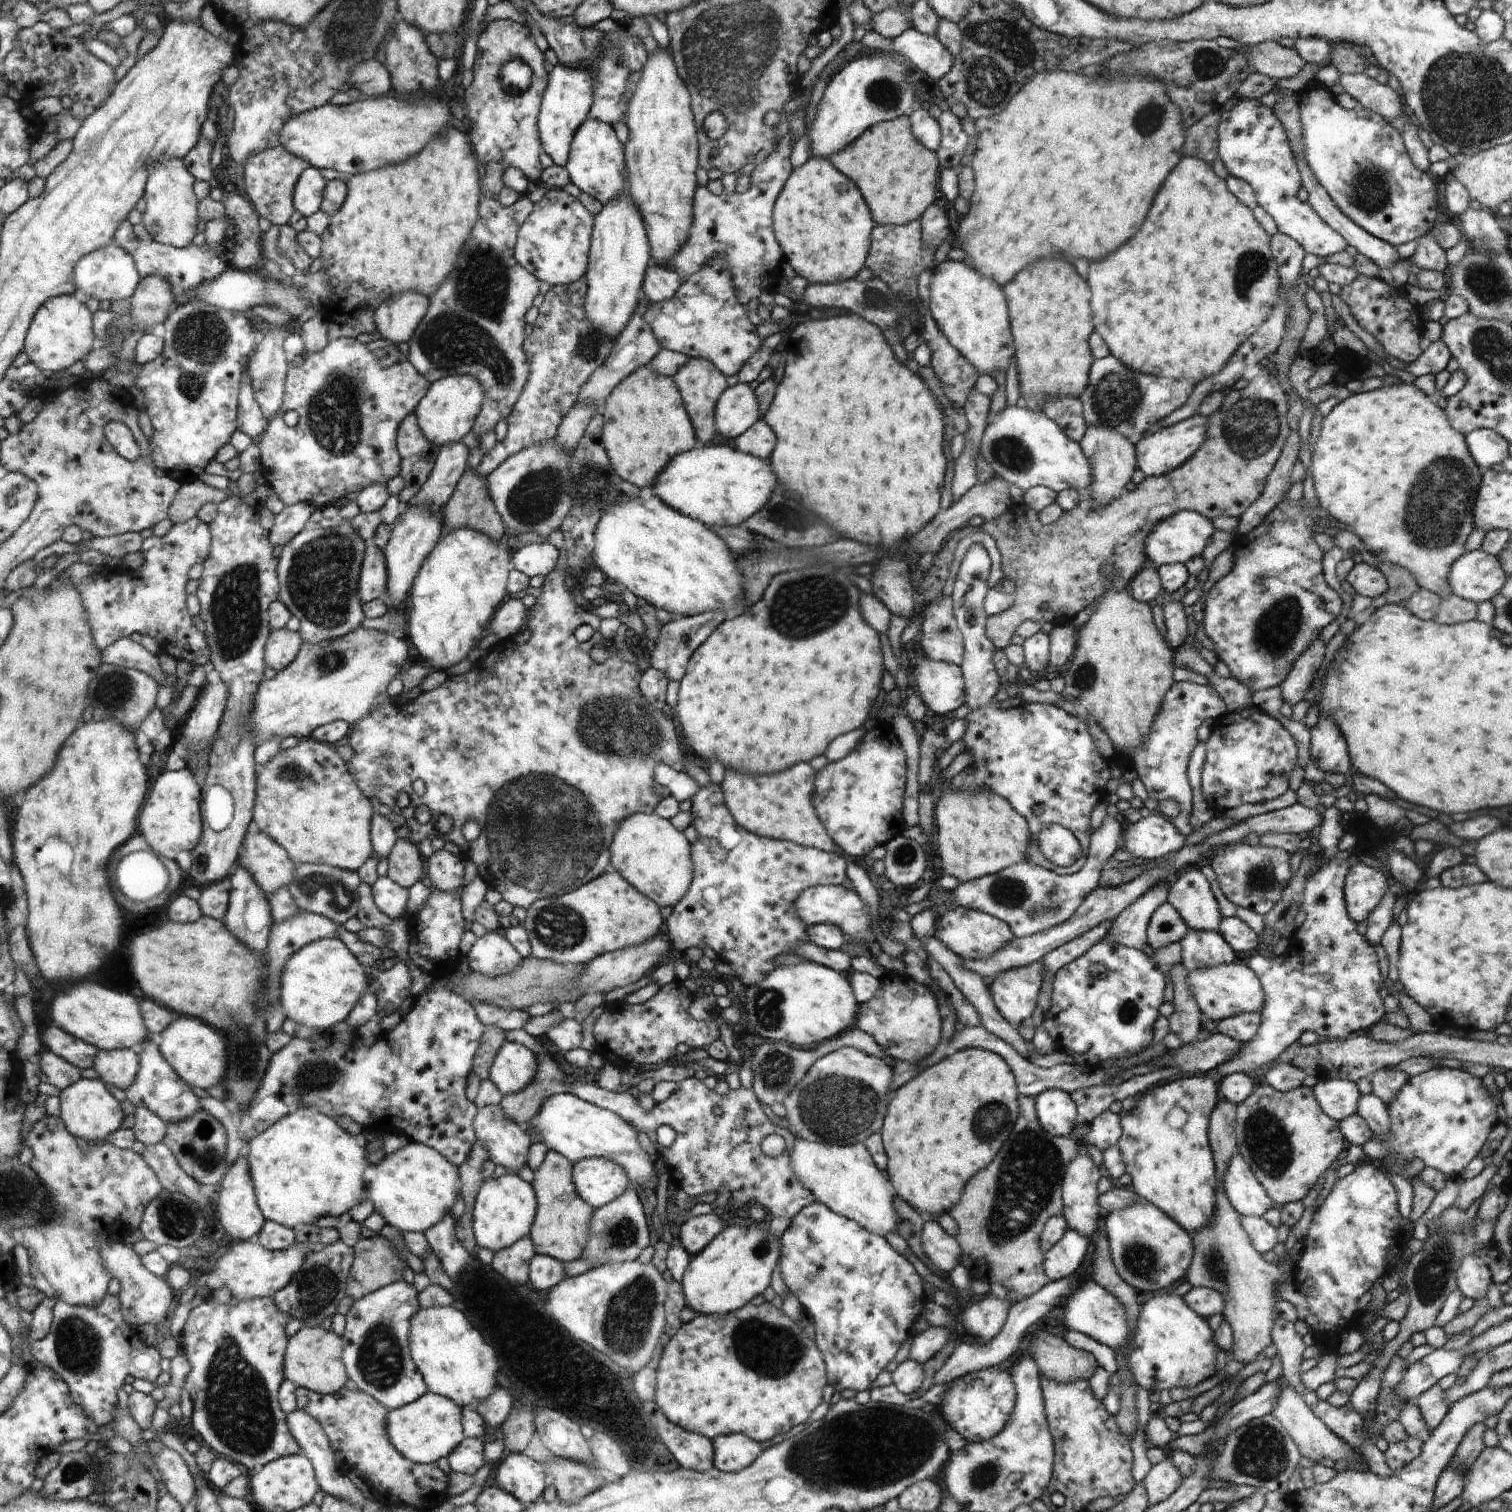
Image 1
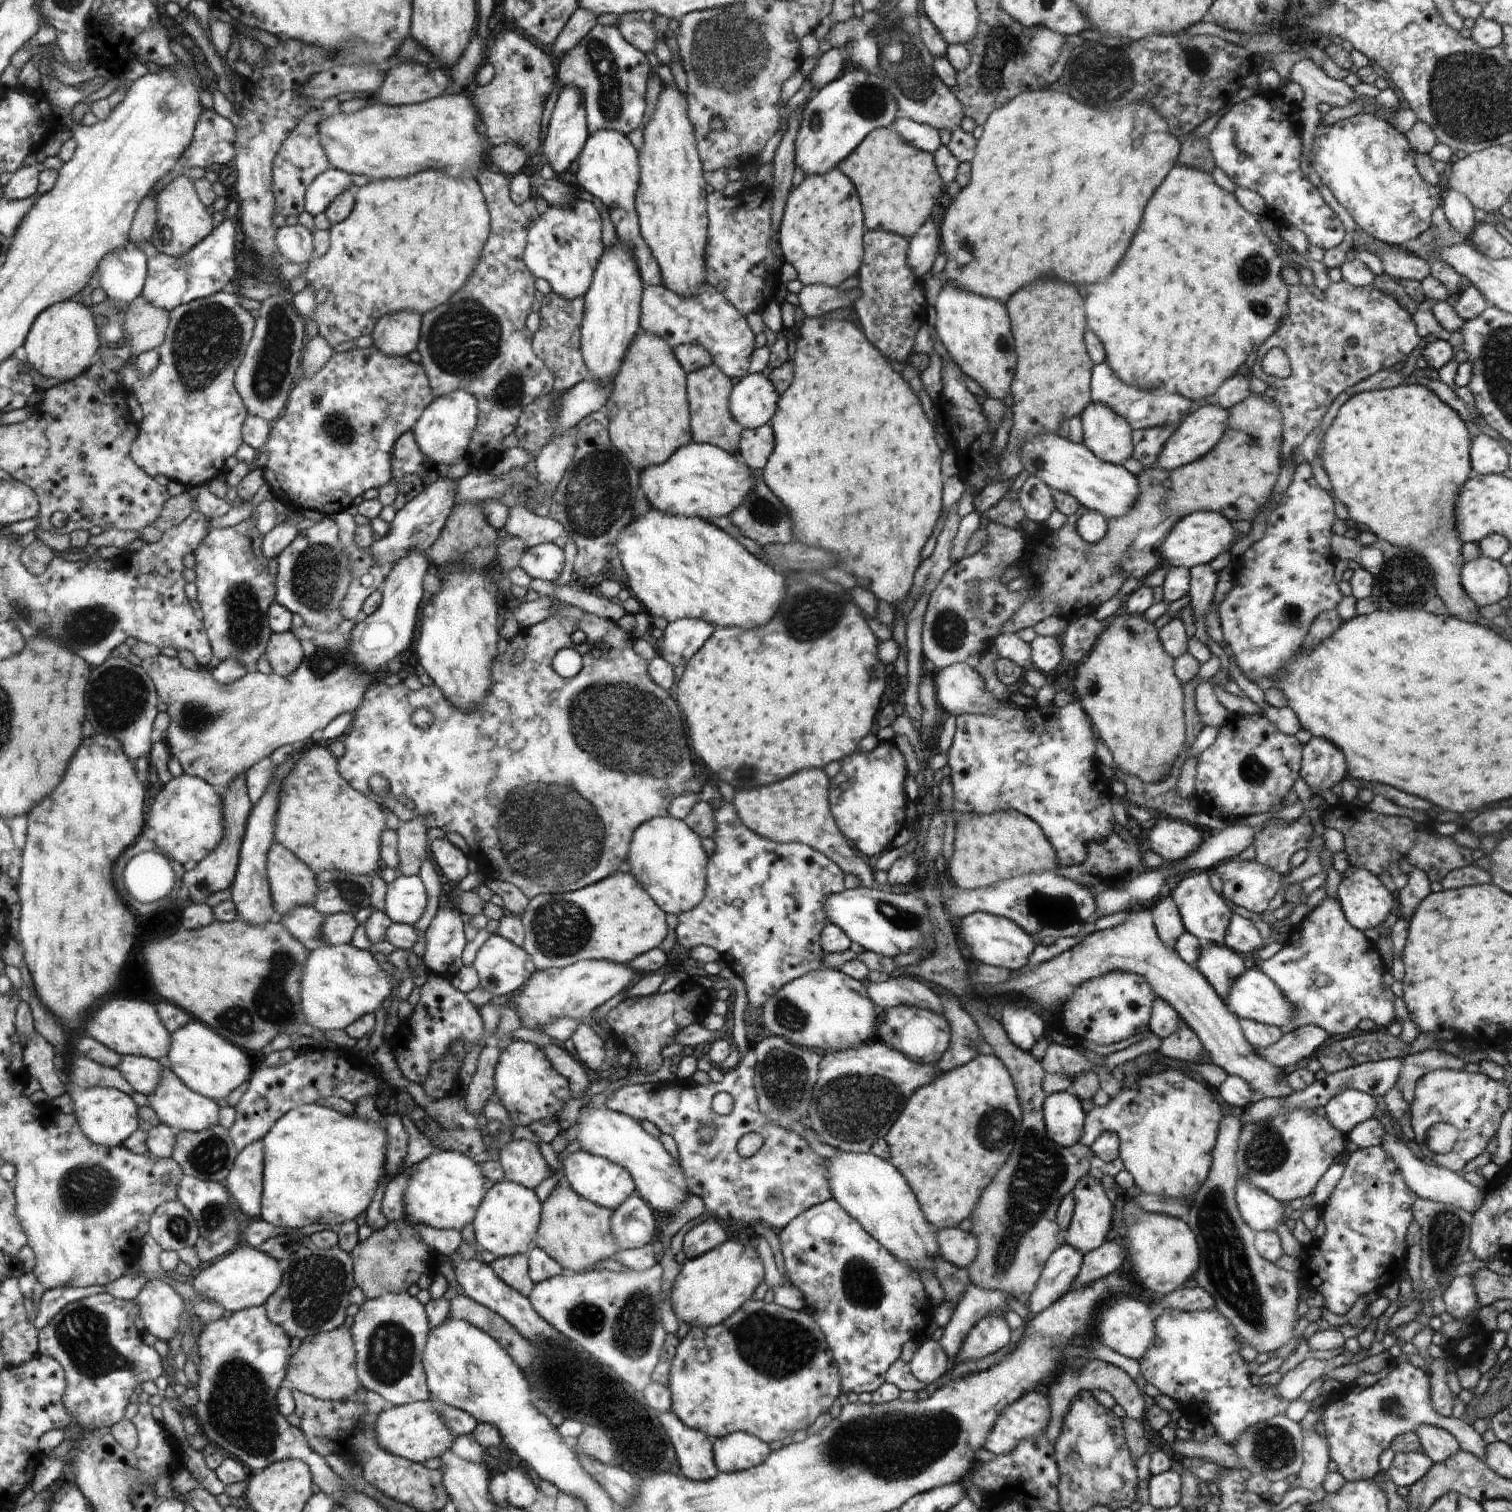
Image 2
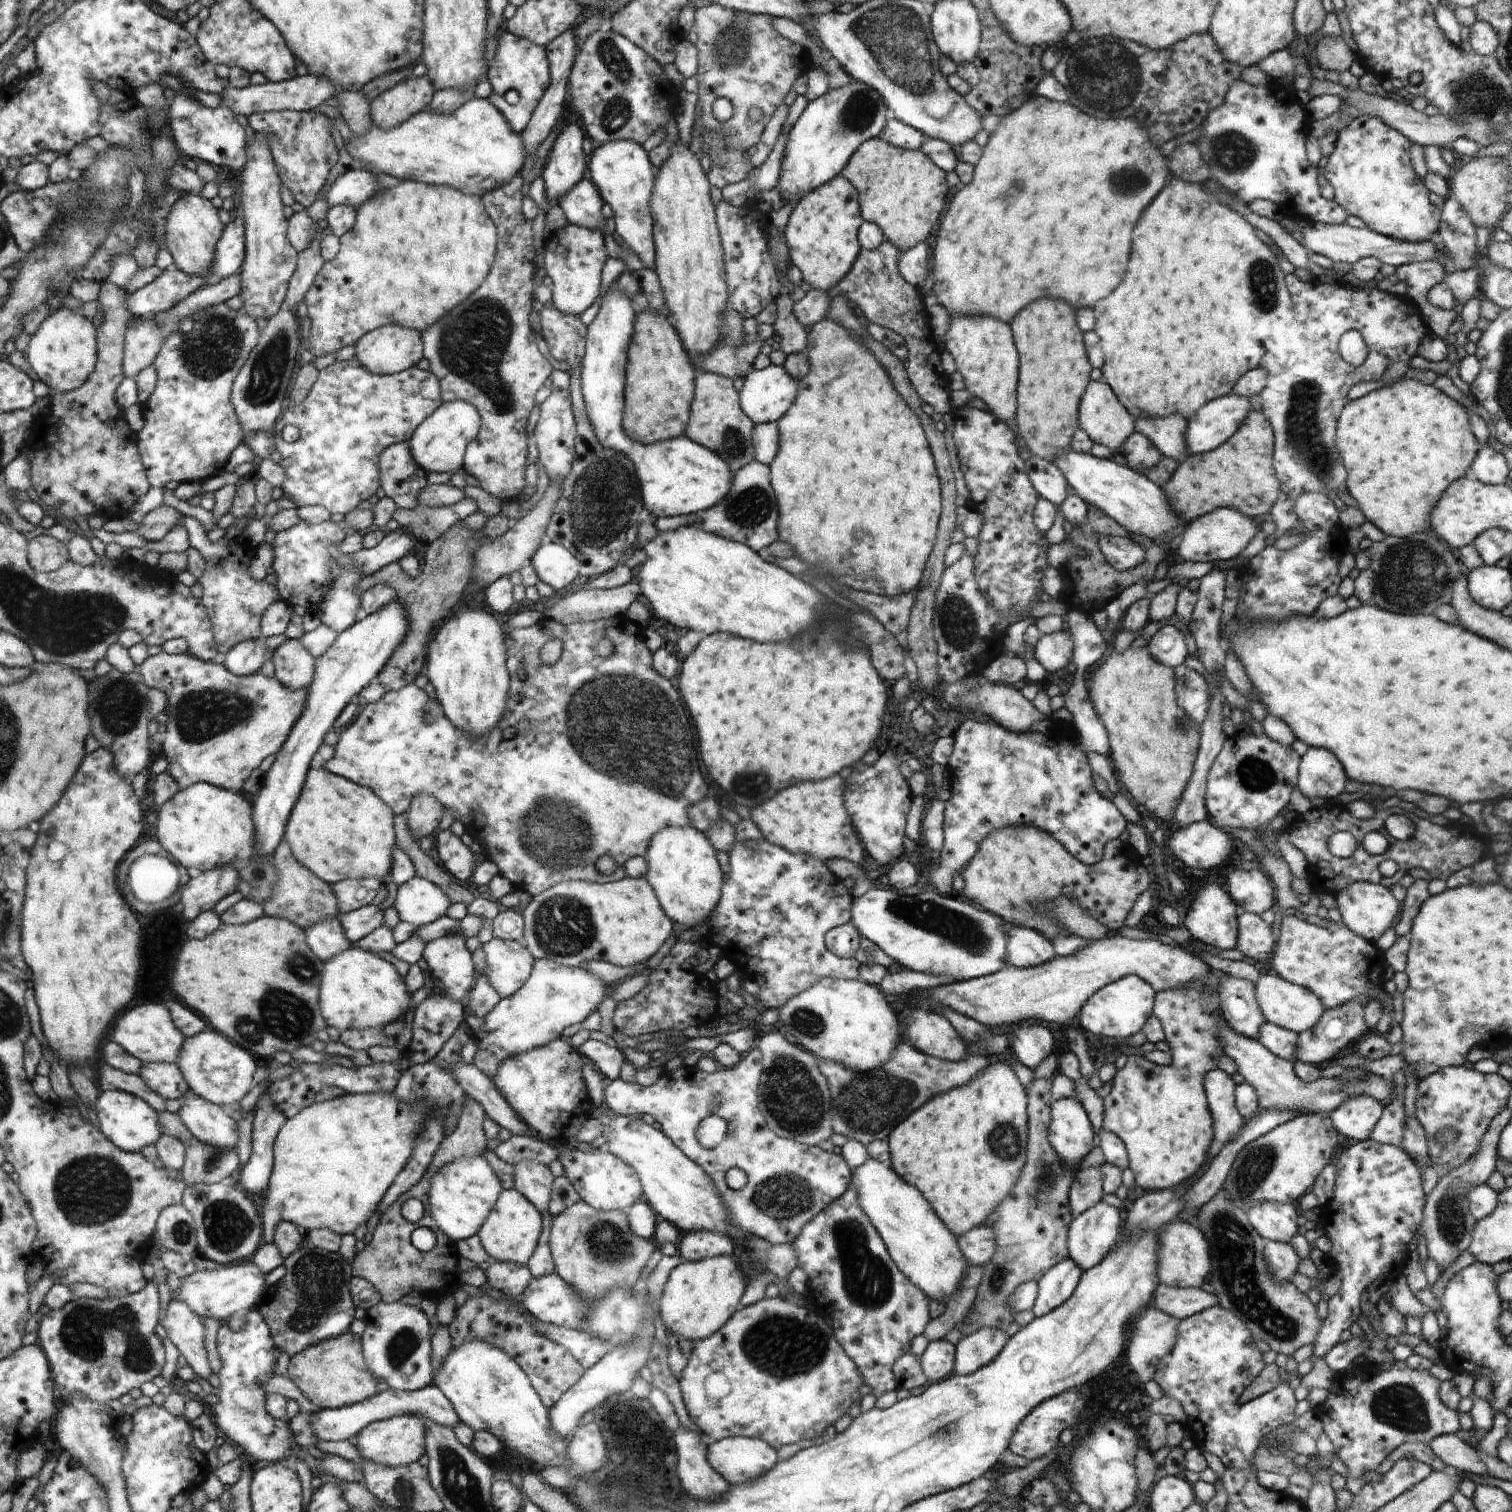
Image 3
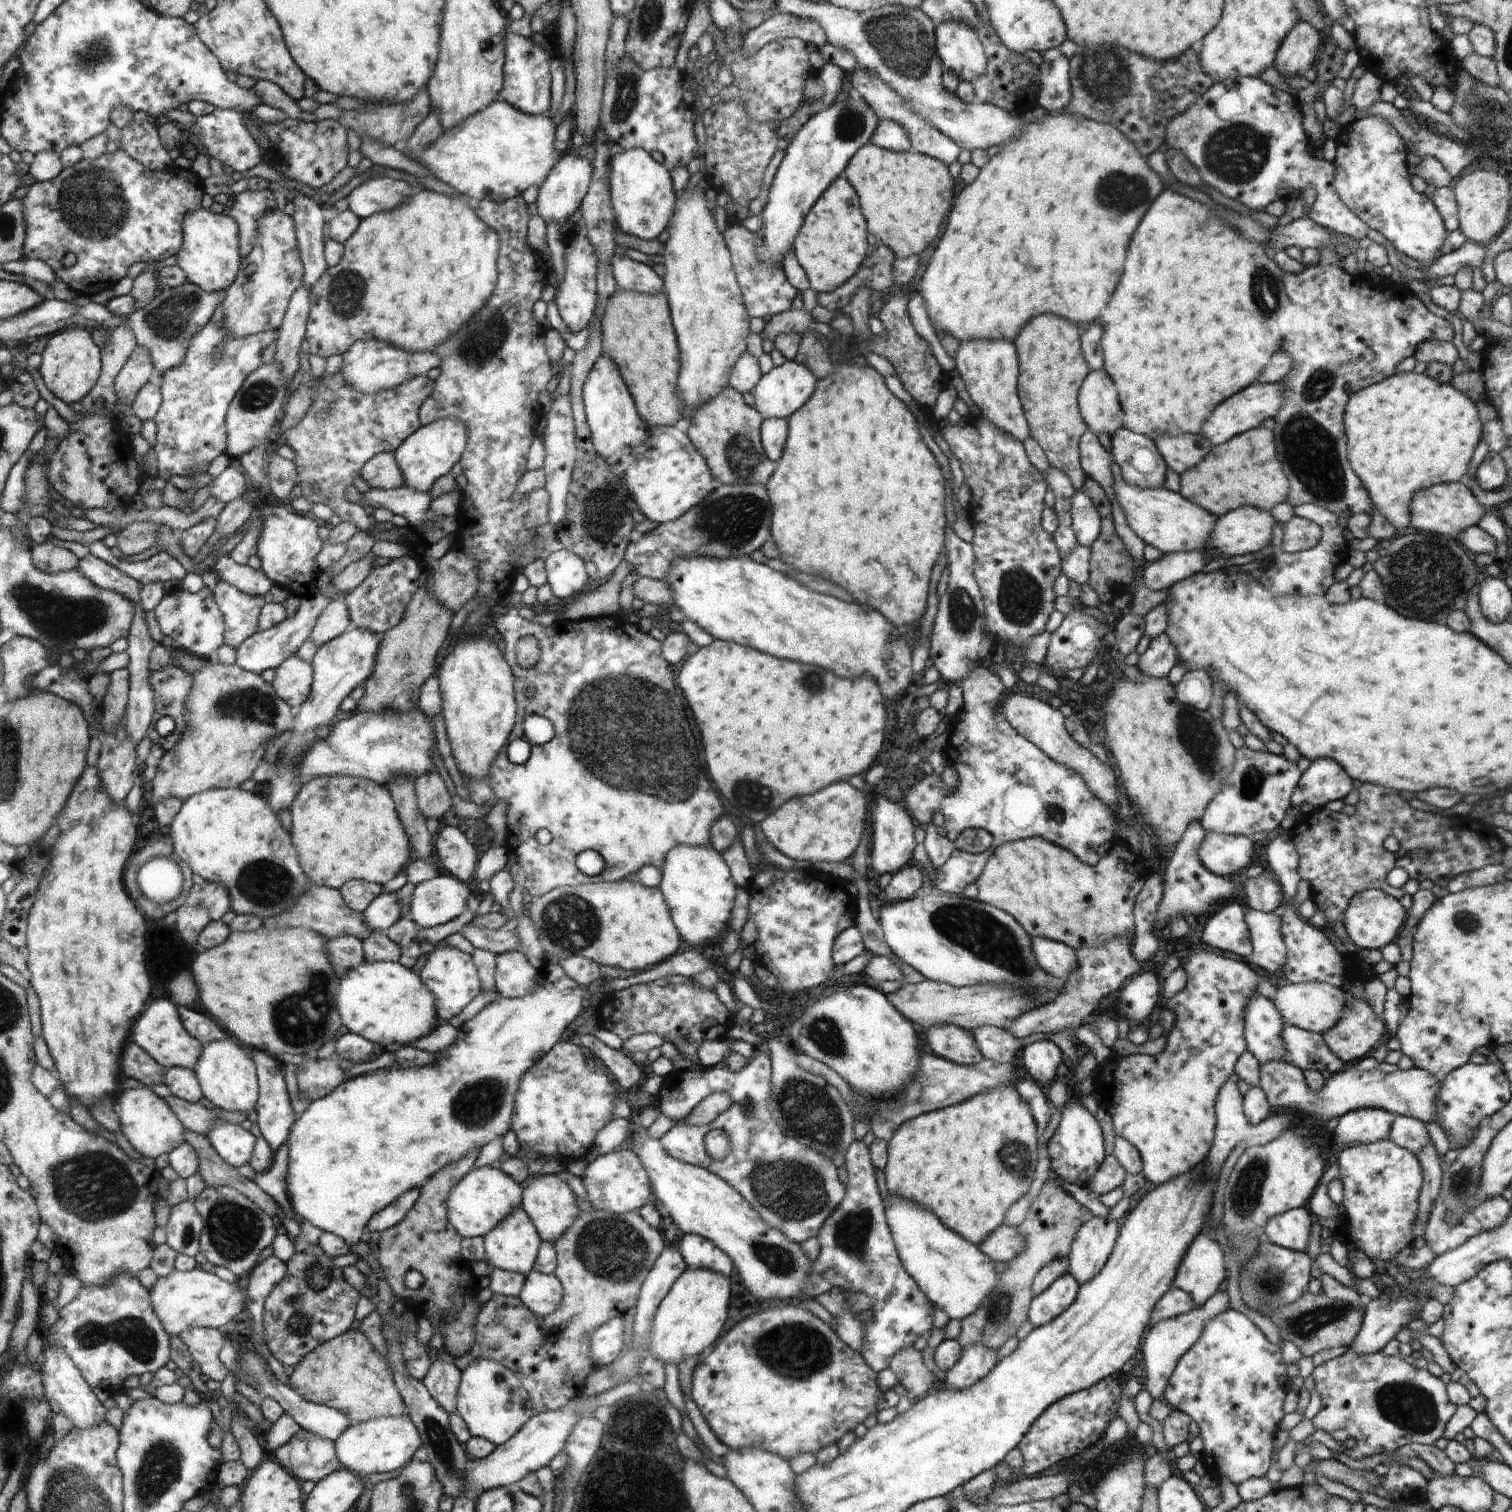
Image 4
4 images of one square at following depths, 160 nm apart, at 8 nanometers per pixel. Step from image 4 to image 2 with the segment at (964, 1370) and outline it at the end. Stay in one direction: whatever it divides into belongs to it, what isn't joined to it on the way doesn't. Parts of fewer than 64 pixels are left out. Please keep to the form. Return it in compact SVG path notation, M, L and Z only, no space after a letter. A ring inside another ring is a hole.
M988 1315L981 1318L968 1333L957 1352L958 1360L982 1360L1010 1342L1011 1329L1003 1315Z

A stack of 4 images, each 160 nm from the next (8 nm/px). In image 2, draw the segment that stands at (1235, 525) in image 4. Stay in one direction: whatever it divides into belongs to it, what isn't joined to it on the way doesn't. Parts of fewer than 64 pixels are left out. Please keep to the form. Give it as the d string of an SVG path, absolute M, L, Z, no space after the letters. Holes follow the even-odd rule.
M1198 511L1179 520L1165 538L1161 548L1164 565L1191 569L1198 565L1209 564L1216 556L1231 550L1236 543L1237 531L1231 520L1216 511Z

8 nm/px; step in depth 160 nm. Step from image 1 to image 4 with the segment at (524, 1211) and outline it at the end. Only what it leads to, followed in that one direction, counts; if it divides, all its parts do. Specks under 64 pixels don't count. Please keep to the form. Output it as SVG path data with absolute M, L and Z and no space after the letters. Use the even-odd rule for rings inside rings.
M518 1206L510 1216L506 1216L498 1226L483 1237L486 1262L491 1268L518 1272L527 1275L532 1271L539 1253L540 1244L543 1243L538 1230L532 1224L532 1218Z

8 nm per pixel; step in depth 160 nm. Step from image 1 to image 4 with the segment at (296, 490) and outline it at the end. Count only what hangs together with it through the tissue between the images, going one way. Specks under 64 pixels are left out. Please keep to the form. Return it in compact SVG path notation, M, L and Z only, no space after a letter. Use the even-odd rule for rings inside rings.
M336 372L332 376L326 378L320 378L318 384L318 393L315 397L315 400L312 400L312 404L310 404L310 408L306 414L304 414L304 418L298 426L294 426L294 428L290 428L290 430L286 430L282 436L284 436L286 442L286 446L289 446L295 453L295 458L292 460L295 468L296 468L296 484L300 485L302 494L300 496L304 496L306 500L310 500L312 503L324 503L325 500L329 500L326 506L334 511L342 521L352 522L352 524L356 524L356 528L358 530L367 531L370 528L374 528L371 526L371 521L374 523L375 521L371 516L366 514L366 510L362 508L358 504L354 504L354 502L350 502L346 496L346 492L348 486L354 486L354 477L360 477L360 472L363 471L363 468L367 465L367 461L375 458L382 452L396 452L399 450L400 446L402 446L413 434L415 434L422 427L422 422L419 421L419 410L423 406L423 404L431 397L432 392L435 391L435 380L430 380L427 375L425 376L414 376L412 380L408 380L408 382L404 382L404 384L400 384L400 386L396 386L396 388L388 388L385 390L380 390L380 392L376 392L376 394L364 394L362 390L358 390L358 388L354 388L354 386L350 386L350 384L346 384L344 382L344 376L342 376L342 372Z

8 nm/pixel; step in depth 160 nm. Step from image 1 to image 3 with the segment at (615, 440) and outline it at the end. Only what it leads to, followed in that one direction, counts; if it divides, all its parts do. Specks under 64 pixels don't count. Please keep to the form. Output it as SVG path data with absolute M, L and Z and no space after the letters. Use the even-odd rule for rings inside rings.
M636 310L634 334L627 348L624 428L628 436L644 444L675 439L687 430L690 402L694 402L696 368L683 347L682 338L662 313Z

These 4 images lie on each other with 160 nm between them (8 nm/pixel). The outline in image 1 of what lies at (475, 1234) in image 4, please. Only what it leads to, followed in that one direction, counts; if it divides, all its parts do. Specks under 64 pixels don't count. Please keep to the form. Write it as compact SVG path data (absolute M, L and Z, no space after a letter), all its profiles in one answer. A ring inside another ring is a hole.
M410 1141L404 1148L383 1159L379 1165L372 1163L368 1168L368 1193L376 1211L386 1219L386 1224L407 1230L408 1232L426 1232L440 1222L456 1204L458 1192L461 1192L461 1174L444 1155L422 1143Z

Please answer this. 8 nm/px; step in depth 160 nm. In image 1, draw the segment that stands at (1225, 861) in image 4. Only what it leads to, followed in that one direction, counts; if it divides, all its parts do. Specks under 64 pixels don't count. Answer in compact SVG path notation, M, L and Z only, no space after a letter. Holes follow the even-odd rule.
M1152 813L1134 824L1124 822L1122 849L1137 858L1158 860L1185 845L1186 836L1160 813Z

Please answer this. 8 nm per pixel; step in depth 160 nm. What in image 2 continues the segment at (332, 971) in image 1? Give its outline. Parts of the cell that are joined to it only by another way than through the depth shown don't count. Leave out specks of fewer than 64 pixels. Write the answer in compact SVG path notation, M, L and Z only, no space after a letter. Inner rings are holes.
M351 944L322 945L309 952L301 979L301 1005L307 1024L324 1032L332 1028L345 1030L357 1018L384 1008L396 985L395 979L378 965L370 951Z

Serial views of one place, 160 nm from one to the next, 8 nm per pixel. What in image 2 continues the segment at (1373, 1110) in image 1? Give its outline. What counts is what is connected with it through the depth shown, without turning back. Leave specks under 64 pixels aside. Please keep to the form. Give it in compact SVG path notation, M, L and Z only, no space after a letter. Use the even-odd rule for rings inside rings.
M1394 1133L1386 1134L1383 1143L1380 1145L1396 1161L1400 1168L1404 1182L1417 1194L1418 1197L1428 1199L1437 1203L1454 1205L1471 1215L1483 1205L1485 1189L1476 1187L1466 1181L1459 1173L1448 1170L1444 1167L1428 1164L1424 1160L1413 1155L1412 1151Z

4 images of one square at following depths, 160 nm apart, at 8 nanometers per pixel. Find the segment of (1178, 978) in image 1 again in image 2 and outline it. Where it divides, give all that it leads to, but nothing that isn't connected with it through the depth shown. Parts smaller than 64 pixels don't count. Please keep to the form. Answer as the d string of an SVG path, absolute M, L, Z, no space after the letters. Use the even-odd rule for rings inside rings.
M1168 897L1150 907L1154 928L1160 940L1169 947L1174 946L1177 938L1185 930L1178 905L1174 899ZM1181 1020L1175 1033L1161 1039L1159 1052L1176 1060L1204 1063L1206 1050L1196 1033Z

